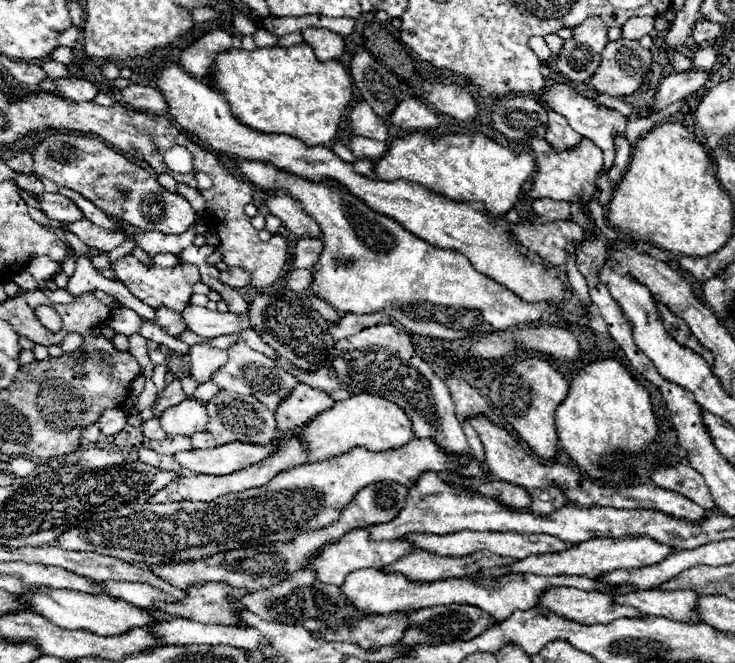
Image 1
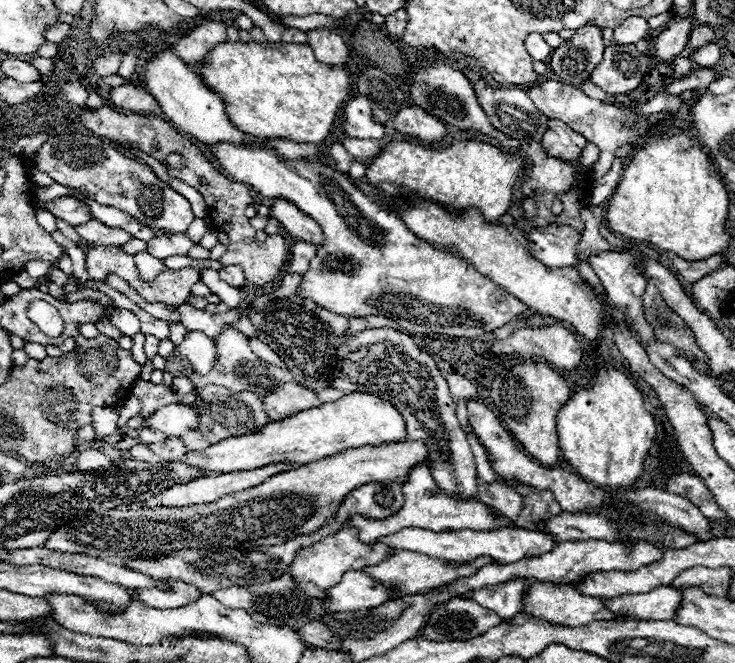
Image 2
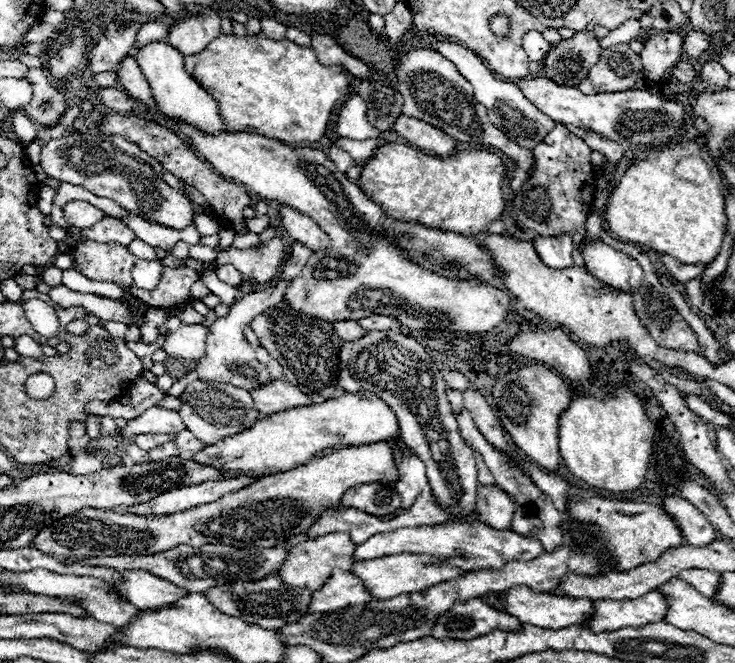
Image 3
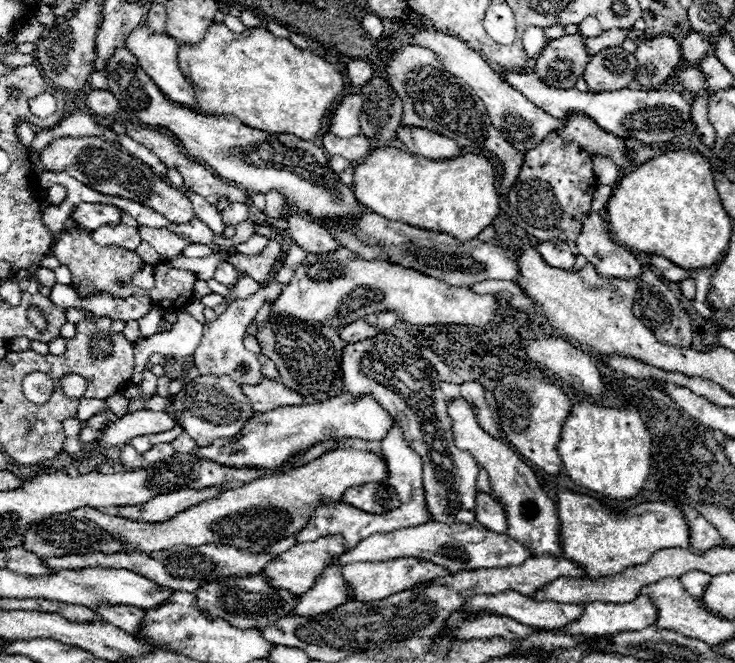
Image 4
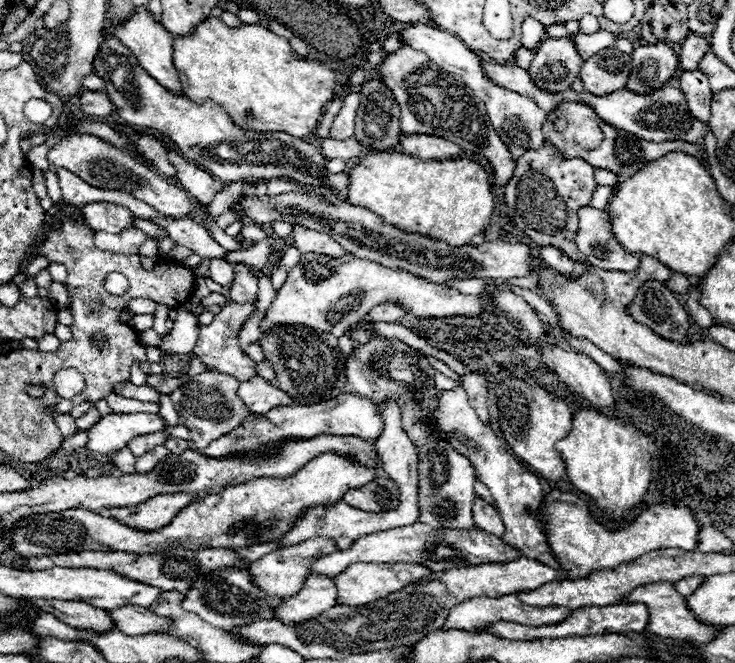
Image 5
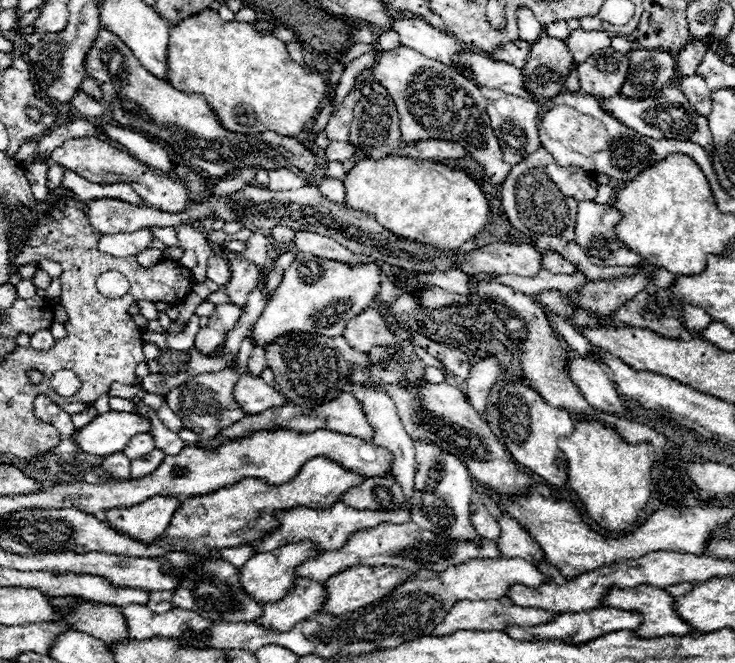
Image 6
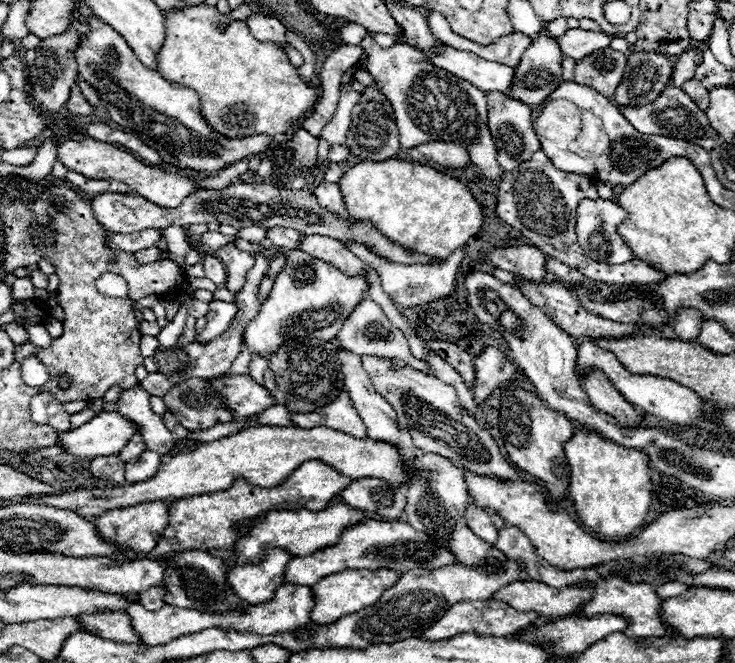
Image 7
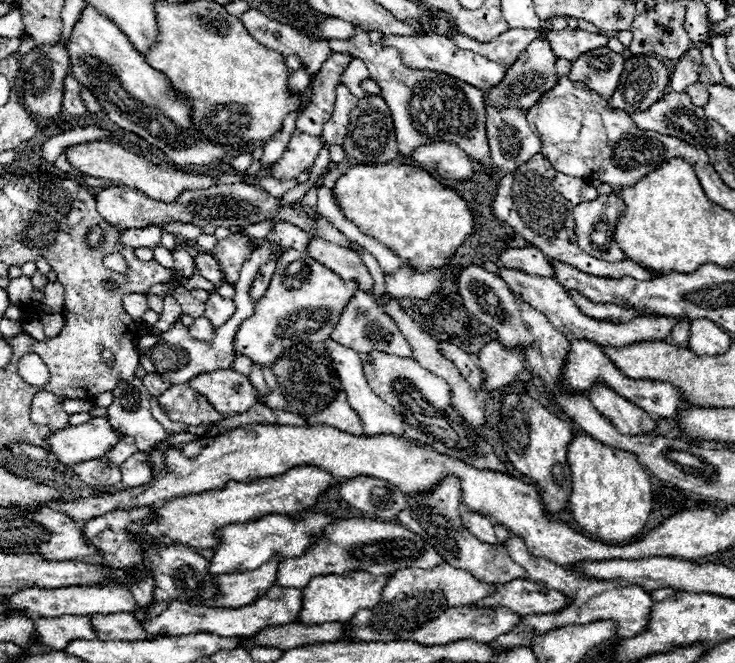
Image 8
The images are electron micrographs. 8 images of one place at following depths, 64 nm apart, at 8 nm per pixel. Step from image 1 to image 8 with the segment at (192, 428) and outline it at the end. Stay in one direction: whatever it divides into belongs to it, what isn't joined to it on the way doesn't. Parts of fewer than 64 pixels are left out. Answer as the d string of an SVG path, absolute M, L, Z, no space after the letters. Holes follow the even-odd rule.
M92 418L80 426L54 430L46 438L48 452L62 464L78 464L100 458L120 436L110 428L108 418Z

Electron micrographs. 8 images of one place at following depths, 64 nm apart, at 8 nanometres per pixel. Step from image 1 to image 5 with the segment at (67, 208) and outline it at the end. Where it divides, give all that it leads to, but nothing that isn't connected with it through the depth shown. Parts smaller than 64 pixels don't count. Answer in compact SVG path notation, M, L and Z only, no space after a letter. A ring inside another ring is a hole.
M90 202L82 208L82 216L92 230L104 230L114 234L132 228L134 220L138 220L128 208L112 202Z

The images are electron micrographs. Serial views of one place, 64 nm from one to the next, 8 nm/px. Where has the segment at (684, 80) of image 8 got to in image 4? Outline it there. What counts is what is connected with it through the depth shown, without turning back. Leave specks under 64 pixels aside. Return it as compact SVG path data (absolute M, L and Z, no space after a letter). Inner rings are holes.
M688 32L686 38L682 40L680 44L680 50L682 50L682 58L686 64L698 64L704 54L710 50L710 38L706 34L698 34L698 32Z

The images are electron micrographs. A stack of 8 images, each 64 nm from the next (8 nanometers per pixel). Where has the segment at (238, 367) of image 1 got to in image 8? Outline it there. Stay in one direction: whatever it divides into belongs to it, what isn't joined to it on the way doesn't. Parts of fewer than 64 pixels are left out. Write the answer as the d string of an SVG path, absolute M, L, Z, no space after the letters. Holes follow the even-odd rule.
M216 288L208 290L208 292L210 292L210 296L204 302L204 306L206 306L204 316L218 328L220 324L224 324L234 314L236 306L234 306L234 300L228 300L228 298L222 298L220 294L216 294Z

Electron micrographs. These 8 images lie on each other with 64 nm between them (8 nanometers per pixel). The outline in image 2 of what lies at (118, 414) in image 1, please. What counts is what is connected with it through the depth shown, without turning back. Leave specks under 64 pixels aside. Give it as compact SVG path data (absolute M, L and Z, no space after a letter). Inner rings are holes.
M96 407L92 411L92 418L92 426L94 426L96 436L104 438L104 436L110 436L118 430L116 428L116 422L118 422L118 412L116 410Z

